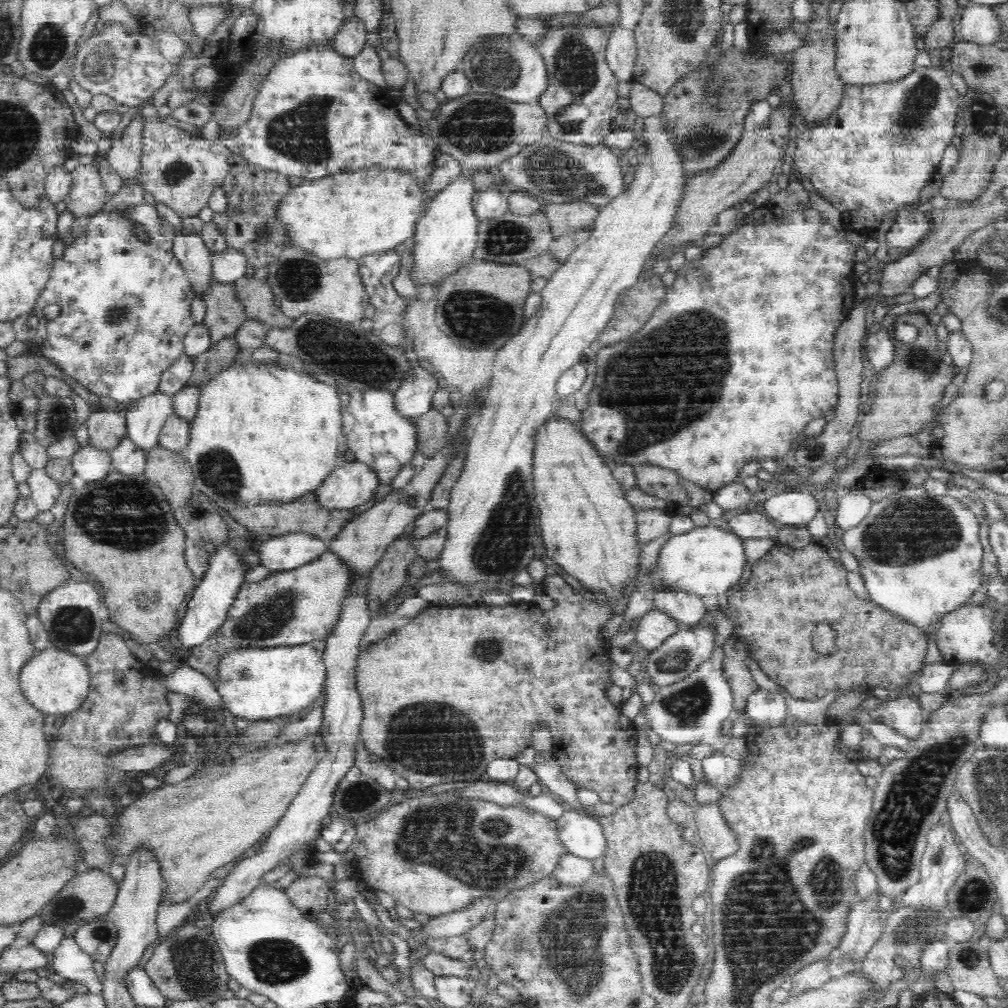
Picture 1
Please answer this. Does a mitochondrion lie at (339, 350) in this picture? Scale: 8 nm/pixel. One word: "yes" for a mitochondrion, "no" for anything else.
yes

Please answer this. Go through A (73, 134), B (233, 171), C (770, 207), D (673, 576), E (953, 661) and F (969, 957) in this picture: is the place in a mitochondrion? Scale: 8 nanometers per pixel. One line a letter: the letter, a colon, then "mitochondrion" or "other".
A: other
B: other
C: other
D: other
E: other
F: mitochondrion

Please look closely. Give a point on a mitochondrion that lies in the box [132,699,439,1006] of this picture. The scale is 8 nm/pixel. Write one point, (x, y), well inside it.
(193, 965)

